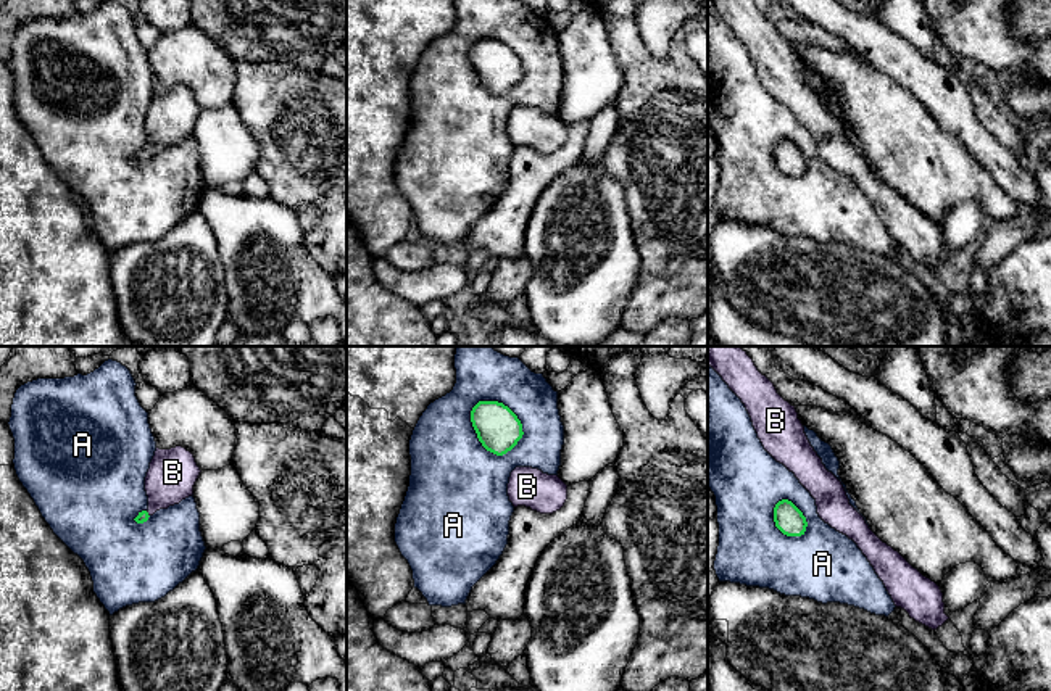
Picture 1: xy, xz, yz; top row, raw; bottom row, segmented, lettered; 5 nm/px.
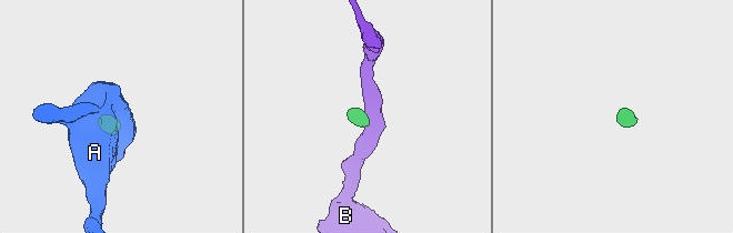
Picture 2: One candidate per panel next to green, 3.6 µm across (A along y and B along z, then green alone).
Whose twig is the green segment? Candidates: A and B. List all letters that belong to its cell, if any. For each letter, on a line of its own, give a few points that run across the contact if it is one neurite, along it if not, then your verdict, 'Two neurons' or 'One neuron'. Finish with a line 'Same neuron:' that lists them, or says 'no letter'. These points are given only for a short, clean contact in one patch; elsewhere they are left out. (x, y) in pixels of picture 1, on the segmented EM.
A: Two neurons
B: Line: xy (142, 516), (147, 514), (173, 472). One neuron
Same neuron: B

